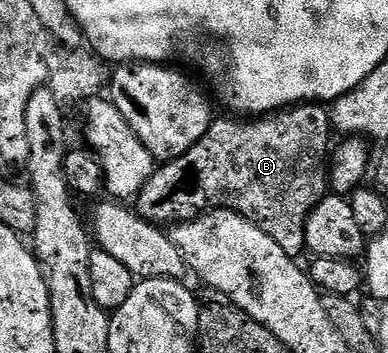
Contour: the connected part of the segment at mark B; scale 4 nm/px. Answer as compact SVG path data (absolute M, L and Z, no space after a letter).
M299 104L253 120L225 117L211 121L208 132L184 156L155 169L136 196L136 213L145 222L166 228L201 218L207 211L231 210L268 232L286 254L298 256L306 250L308 216L328 194L328 151L332 146L329 109L322 104Z

